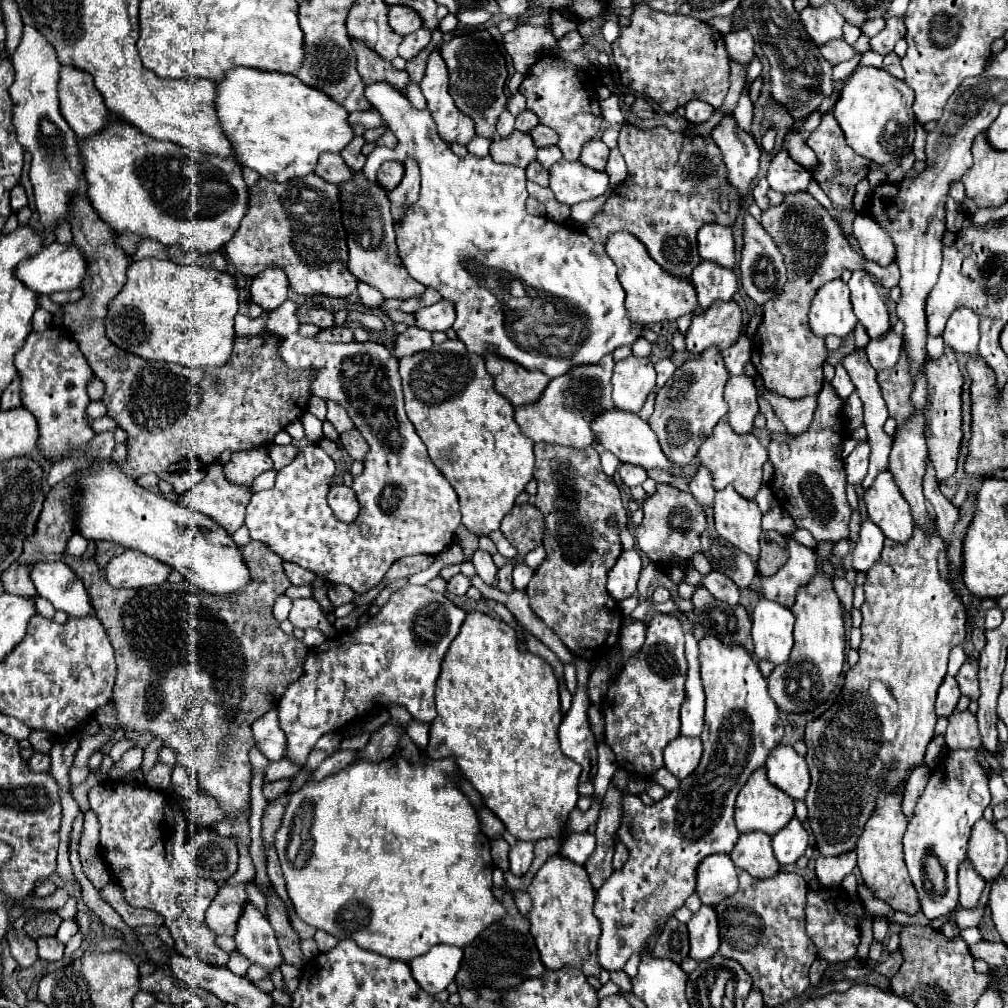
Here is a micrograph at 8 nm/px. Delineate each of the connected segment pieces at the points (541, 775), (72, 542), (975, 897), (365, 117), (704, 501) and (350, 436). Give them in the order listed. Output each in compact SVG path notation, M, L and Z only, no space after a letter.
M471 611L467 613L463 627L459 631L459 635L453 639L451 647L447 649L447 655L441 663L441 675L437 679L437 687L435 687L435 705L437 705L437 717L431 723L429 729L429 745L427 745L427 755L431 759L447 759L453 757L457 763L457 769L469 779L469 783L477 789L477 793L483 797L485 807L503 821L505 829L523 841L539 841L545 837L559 837L561 827L565 825L565 821L569 819L569 813L577 807L577 783L579 783L579 775L581 775L581 767L577 763L573 763L569 757L563 755L561 747L559 747L559 739L557 739L557 729L561 725L563 713L561 713L561 705L559 705L559 691L557 691L557 677L553 673L553 667L543 661L541 657L533 655L533 653L521 653L517 649L517 637L515 631L501 619L497 617L489 617L485 613L479 611Z
M75 533L75 535L69 539L67 549L63 551L63 555L65 555L65 557L81 557L81 555L85 553L85 549L87 549L87 539L81 537L79 533Z
M963 859L963 863L959 865L959 891L961 891L959 903L961 903L961 907L965 907L965 909L977 907L983 887L985 887L985 881L971 867L971 863L967 863L967 859Z
M375 109L349 113L347 121L351 121L351 129L355 131L355 135L363 135L367 129L373 129L373 127L381 127L383 125L383 119L381 119L379 111L375 111Z
M699 465L695 471L695 479L691 479L691 493L699 505L713 505L715 489L713 489L711 481L713 481L711 473L707 473L705 467Z
M357 429L349 431L347 435L341 435L341 445L349 453L349 457L355 459L355 461L363 461L367 451L369 451L367 441L361 437L361 433Z

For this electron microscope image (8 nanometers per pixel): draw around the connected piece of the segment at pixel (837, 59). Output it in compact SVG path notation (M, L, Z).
M833 39L831 43L825 43L823 47L819 47L819 53L821 53L829 63L837 65L837 63L841 63L841 61L851 59L857 51L855 51L851 45L847 45L843 39Z

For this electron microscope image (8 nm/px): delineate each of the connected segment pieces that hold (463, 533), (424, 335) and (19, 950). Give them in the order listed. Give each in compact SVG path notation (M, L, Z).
M463 525L457 529L455 537L457 537L457 543L463 547L465 557L467 557L467 559L471 559L471 557L473 557L473 553L477 551L477 541L479 541L479 537L477 537L477 535L473 535L471 531L467 531Z
M407 327L407 331L403 331L395 337L393 355L397 359L401 359L407 355L415 355L419 351L427 351L431 345L433 345L431 333L419 329L419 327Z
M11 929L7 935L7 941L11 947L11 955L17 959L21 967L29 967L37 961L37 945L29 935L25 935L23 929L21 931Z

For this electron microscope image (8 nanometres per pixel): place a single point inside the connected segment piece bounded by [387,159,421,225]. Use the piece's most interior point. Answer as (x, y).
(405, 193)

